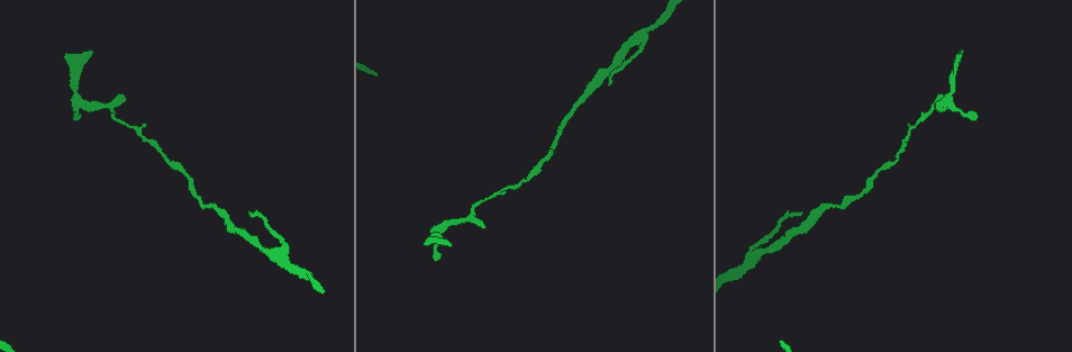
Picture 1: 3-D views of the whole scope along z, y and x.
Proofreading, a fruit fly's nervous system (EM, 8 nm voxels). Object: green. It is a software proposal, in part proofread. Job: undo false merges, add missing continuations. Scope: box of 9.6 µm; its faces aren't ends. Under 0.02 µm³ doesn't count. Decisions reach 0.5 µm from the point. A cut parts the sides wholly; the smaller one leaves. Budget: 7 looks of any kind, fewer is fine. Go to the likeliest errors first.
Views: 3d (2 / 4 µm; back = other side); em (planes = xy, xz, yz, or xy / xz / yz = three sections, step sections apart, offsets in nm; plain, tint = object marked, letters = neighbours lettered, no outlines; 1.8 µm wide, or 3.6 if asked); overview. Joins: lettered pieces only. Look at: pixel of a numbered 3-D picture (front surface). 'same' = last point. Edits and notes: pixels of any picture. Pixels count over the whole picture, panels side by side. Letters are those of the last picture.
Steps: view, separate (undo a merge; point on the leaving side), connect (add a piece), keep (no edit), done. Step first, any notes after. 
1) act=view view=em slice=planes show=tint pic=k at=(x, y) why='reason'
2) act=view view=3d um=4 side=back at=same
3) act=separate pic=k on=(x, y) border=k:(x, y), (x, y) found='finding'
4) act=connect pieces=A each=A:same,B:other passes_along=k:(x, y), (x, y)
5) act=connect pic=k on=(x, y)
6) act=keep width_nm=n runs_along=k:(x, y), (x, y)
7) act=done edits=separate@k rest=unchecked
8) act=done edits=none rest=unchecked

act=view view=3d um=2 pic=1 at=(75, 114)

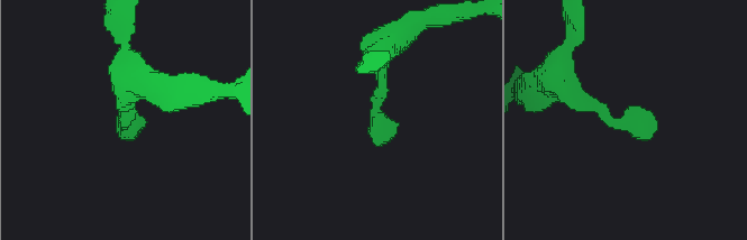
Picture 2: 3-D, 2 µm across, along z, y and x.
act=view view=em slice=yz step=16 show=letters pic=2 at=(123, 122)

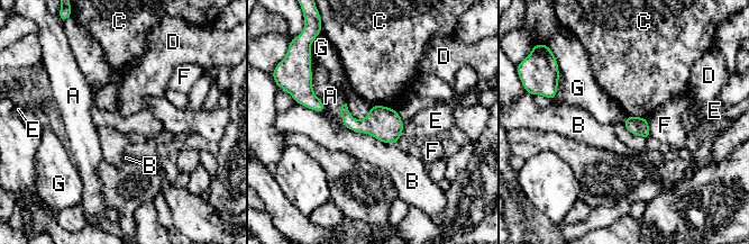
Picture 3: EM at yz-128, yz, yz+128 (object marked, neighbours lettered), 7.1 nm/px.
act=view view=em slice=planes show=letters at=same

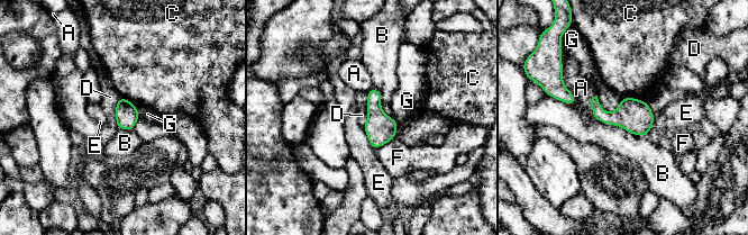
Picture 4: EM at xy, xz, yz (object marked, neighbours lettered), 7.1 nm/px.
act=keep each=A:other,B:other,C:other,D:other,E:other,F:other,G:other border=4:(120, 97), (116, 105), (115, 119) found='no lettered piece goes on from it'

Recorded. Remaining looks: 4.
act=view view=em slice=xz step=4 show=letters pic=1 at=(609, 86) why='branch stops here'

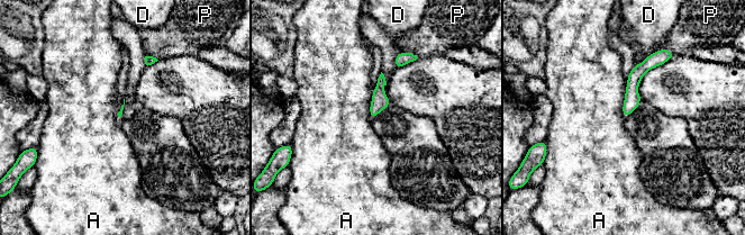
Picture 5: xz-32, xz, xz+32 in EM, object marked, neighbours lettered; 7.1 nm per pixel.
act=view view=em slice=planes show=letters at=same why='cut it another way'

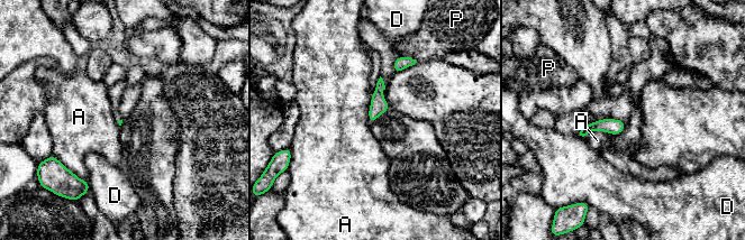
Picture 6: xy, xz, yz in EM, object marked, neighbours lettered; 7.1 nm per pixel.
act=keep each=A:other,D:other,P:other border=6:(53, 155), (80, 178), (87, 181) found='no lettered piece goes on from it'

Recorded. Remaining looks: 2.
act=done edits=none rest=unchecked

